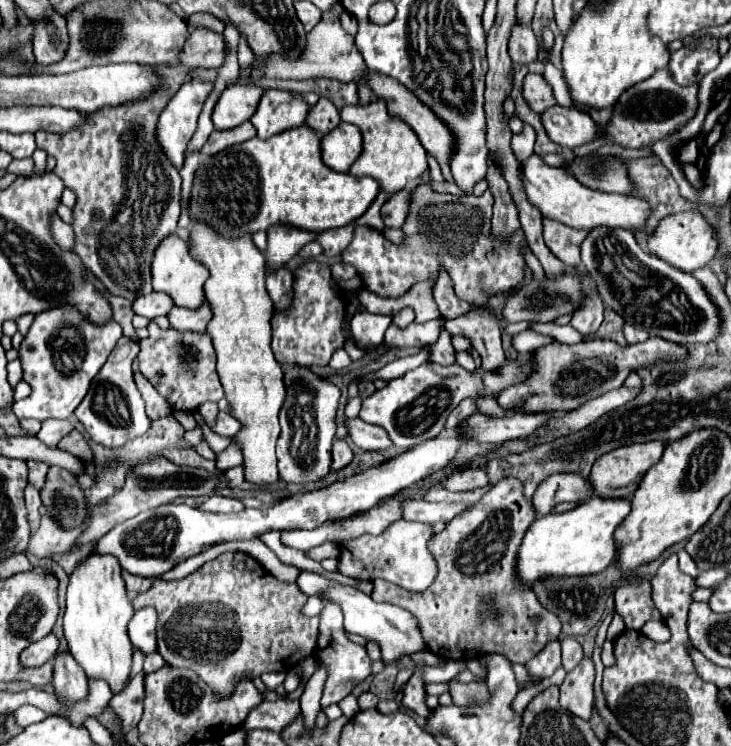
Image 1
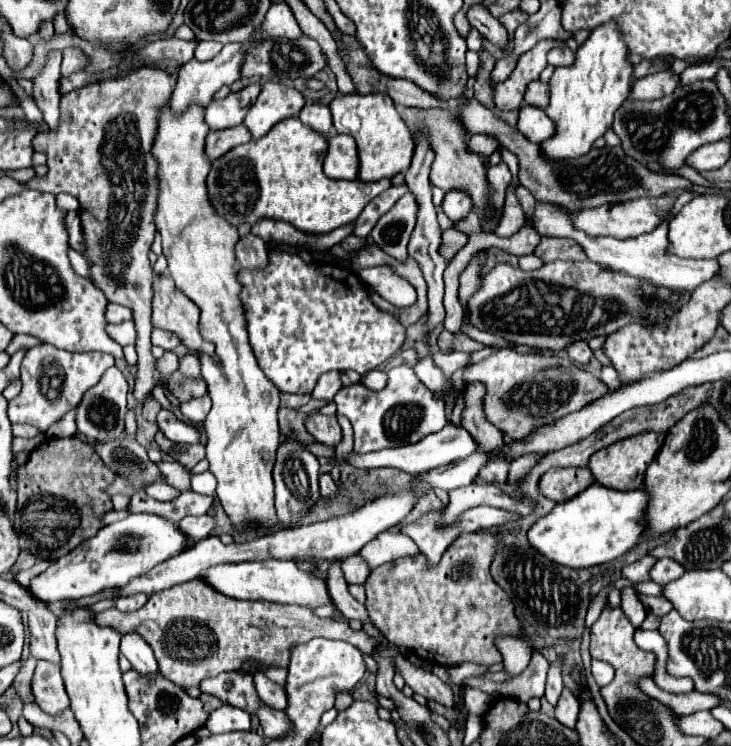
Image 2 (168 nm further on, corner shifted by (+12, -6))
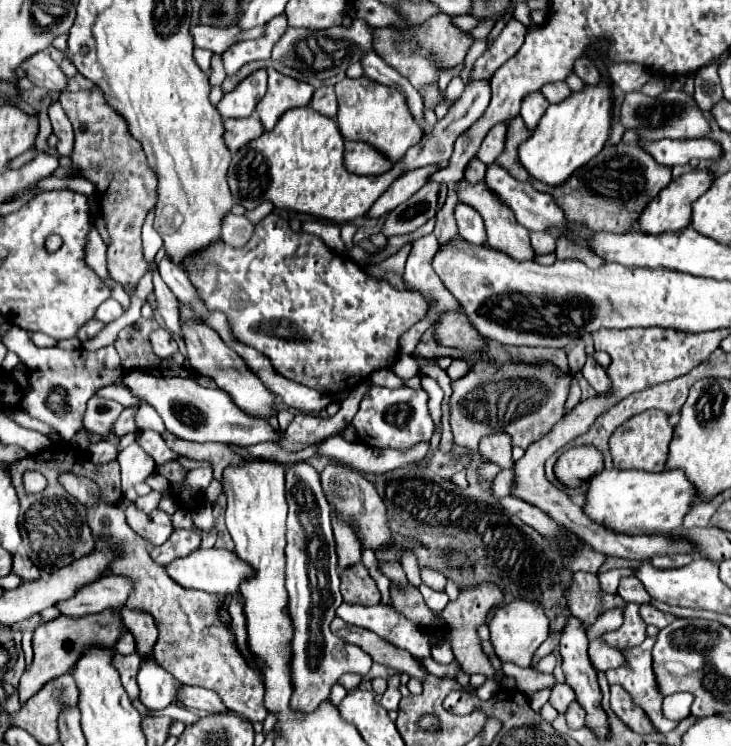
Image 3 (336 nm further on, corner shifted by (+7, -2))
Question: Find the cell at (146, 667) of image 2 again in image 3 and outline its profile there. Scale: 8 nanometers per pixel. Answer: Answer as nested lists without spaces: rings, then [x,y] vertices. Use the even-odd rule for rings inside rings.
[[[153,657],[141,661],[137,683],[141,689],[139,699],[149,711],[165,709],[169,703],[173,703],[175,693],[181,687],[181,683],[177,683],[173,675],[161,669]]]

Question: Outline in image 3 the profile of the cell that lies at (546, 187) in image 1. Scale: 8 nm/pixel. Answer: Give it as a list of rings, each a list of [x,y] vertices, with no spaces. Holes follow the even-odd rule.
[[[693,169],[689,173],[683,173],[679,179],[673,179],[669,187],[665,187],[641,213],[635,231],[639,233],[665,233],[665,231],[683,231],[689,227],[691,219],[691,205],[711,187],[713,173],[707,169]]]

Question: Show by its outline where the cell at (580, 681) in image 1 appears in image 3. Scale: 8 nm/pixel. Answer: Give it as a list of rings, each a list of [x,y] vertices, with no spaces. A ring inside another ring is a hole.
[[[577,701],[571,703],[567,713],[565,713],[565,719],[567,719],[567,727],[569,729],[581,729],[585,725],[585,711],[583,711],[583,707]]]

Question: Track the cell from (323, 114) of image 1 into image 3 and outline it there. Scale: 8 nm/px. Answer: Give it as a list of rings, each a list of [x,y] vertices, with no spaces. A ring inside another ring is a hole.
[[[319,87],[309,103],[315,111],[327,115],[327,117],[335,117],[337,115],[337,97],[335,97],[335,89],[333,87]]]

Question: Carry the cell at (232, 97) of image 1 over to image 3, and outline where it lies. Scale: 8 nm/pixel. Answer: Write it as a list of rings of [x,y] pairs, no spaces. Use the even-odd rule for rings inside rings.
[[[265,69],[253,71],[253,75],[245,77],[231,93],[223,95],[217,109],[225,119],[249,117],[255,111],[261,97],[265,95],[265,89],[267,89],[267,71]]]

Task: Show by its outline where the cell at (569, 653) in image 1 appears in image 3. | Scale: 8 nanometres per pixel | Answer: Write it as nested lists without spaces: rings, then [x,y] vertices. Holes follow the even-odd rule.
[[[557,683],[551,691],[551,699],[549,703],[559,711],[559,713],[565,713],[569,703],[575,701],[575,691],[567,685],[567,683]]]

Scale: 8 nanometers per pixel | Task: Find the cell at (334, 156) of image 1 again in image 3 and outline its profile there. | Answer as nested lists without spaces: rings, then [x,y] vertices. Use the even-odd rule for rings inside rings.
[[[345,141],[345,167],[351,173],[359,175],[381,175],[393,169],[395,163],[389,163],[381,151],[369,147],[361,141]]]

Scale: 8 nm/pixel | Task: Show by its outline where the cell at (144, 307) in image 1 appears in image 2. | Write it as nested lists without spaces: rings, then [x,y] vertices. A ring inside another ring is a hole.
[[[108,303],[108,307],[106,307],[106,319],[108,319],[108,323],[128,321],[128,319],[132,319],[132,309],[116,305],[116,303]]]

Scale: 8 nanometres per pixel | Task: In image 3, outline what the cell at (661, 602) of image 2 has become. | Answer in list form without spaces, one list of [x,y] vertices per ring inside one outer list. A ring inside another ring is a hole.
[[[621,577],[619,591],[617,591],[627,603],[649,603],[649,593],[643,589],[641,581],[635,577]]]

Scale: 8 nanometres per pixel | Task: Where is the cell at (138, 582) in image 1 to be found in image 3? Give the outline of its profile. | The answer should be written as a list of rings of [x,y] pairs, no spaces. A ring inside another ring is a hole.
[[[121,609],[123,615],[123,623],[125,627],[133,633],[135,637],[135,645],[137,645],[137,653],[141,659],[145,659],[145,655],[153,655],[153,645],[157,641],[157,627],[153,623],[151,615],[145,615],[143,611],[137,609]]]

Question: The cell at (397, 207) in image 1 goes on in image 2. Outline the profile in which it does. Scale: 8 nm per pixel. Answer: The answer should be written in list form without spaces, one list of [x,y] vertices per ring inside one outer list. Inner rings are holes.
[[[406,193],[394,203],[394,207],[384,213],[378,223],[372,229],[372,239],[376,245],[396,261],[406,261],[408,259],[408,239],[416,223],[416,201],[414,195]]]

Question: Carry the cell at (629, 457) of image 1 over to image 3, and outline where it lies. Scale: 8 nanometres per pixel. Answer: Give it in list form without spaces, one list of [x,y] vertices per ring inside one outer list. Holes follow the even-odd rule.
[[[649,409],[633,419],[625,421],[611,437],[611,457],[617,469],[641,469],[641,471],[663,471],[669,457],[669,443],[673,437],[673,427],[669,425],[669,415],[661,409]]]

